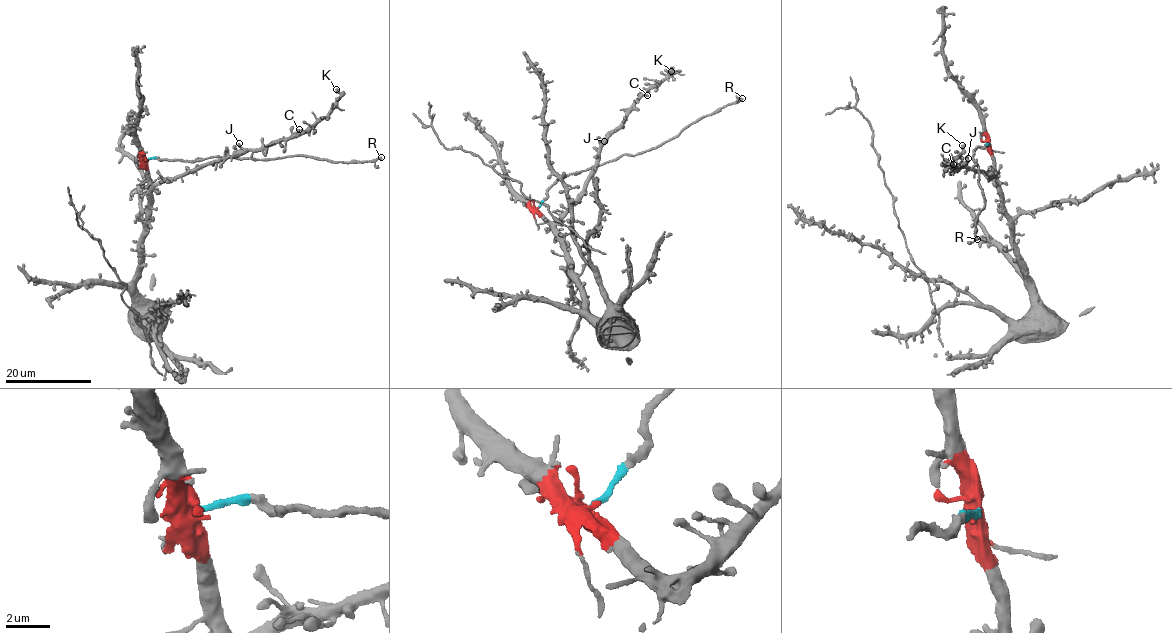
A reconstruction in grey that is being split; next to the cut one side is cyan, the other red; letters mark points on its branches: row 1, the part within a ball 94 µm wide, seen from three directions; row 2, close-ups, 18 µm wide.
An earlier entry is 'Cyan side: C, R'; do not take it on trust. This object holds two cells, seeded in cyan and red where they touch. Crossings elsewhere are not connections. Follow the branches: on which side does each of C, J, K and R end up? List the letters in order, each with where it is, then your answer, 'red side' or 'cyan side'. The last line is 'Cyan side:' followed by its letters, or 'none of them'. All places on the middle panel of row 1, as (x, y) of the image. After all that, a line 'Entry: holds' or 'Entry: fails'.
C: at (647, 95); red side
J: at (604, 141); red side
K: at (671, 71); red side
R: at (742, 98); cyan side
Cyan side: R
Entry: fails

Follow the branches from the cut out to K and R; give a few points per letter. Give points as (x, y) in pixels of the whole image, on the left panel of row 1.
K: (145, 160), (147, 179), (154, 184), (237, 153), (259, 149), (311, 129), (335, 105), (340, 94), (335, 89)
R: (145, 160), (193, 161), (218, 156), (260, 160), (307, 156), (336, 162), (369, 161), (381, 157)

